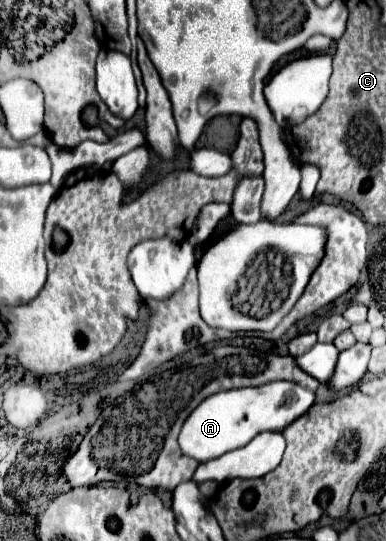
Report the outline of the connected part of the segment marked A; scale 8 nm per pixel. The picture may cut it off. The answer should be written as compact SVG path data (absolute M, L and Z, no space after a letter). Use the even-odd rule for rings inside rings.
M274 381L260 387L242 387L220 391L206 397L186 419L180 429L180 451L198 463L216 459L228 451L234 451L252 441L262 431L282 431L300 415L304 415L314 403L314 391L306 391L290 381Z

